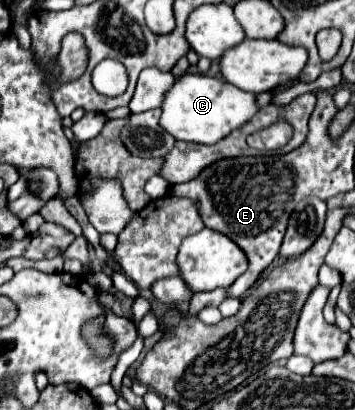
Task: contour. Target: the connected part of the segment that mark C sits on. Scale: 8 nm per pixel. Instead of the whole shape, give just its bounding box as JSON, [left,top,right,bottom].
[159,72,259,144]

